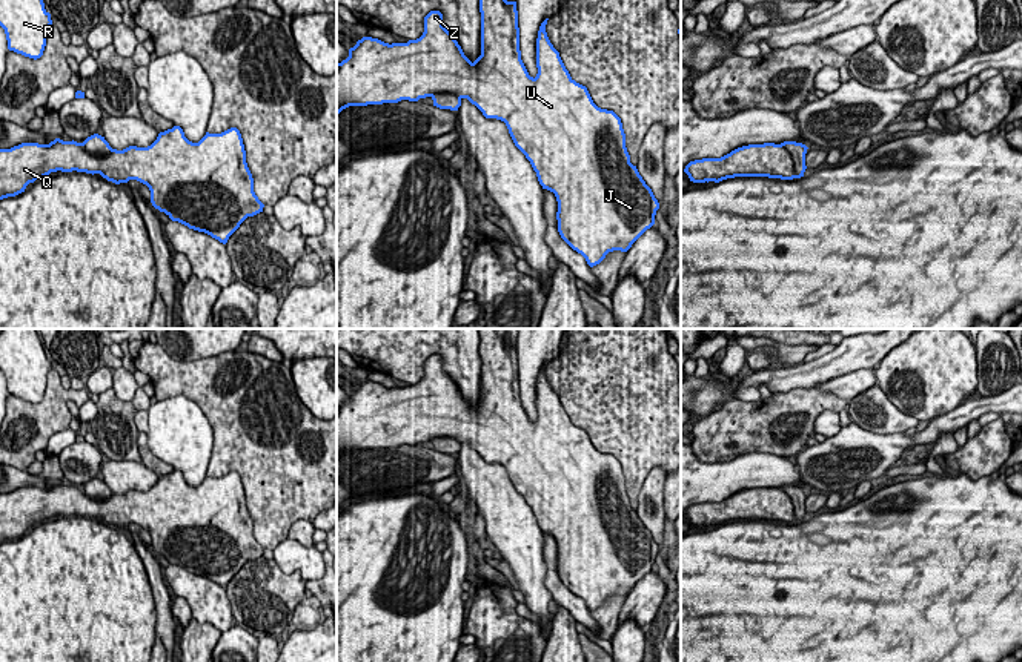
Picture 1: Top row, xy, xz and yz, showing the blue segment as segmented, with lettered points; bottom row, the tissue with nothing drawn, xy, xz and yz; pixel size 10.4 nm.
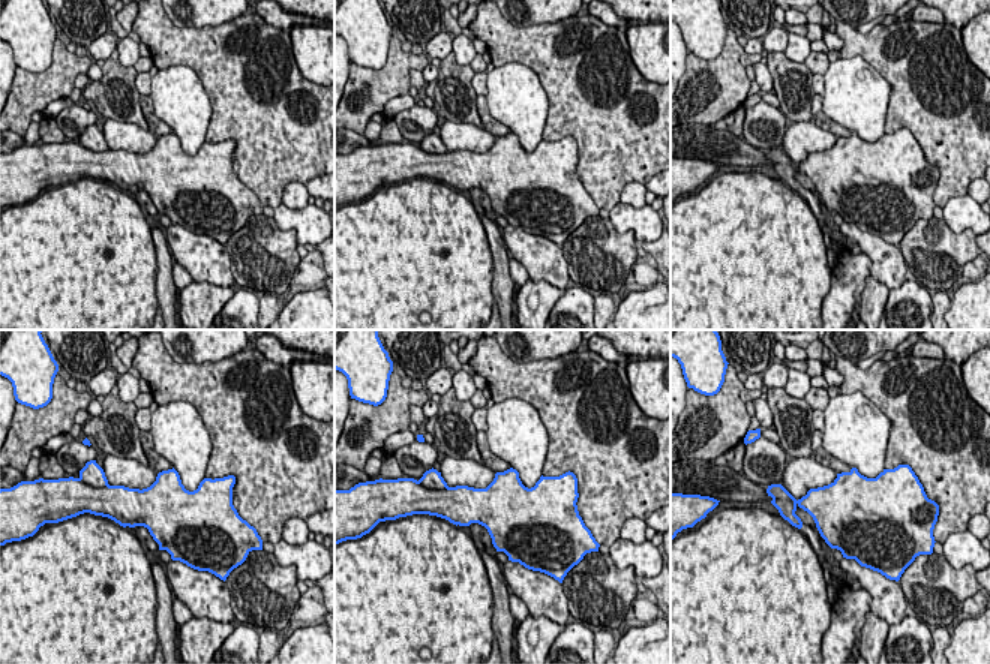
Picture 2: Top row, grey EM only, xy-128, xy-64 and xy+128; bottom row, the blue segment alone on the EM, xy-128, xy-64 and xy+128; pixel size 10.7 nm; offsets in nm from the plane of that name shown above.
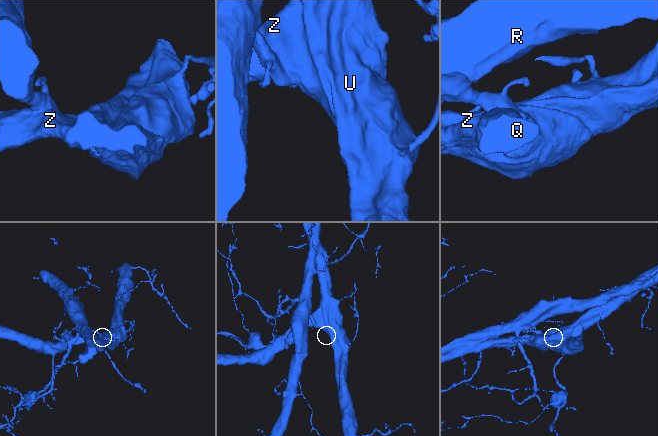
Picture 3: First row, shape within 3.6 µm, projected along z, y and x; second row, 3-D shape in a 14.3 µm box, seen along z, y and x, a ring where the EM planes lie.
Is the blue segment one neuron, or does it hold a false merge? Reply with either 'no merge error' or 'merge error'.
merge error

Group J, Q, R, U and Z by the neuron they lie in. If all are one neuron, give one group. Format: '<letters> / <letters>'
J Q U Z / R

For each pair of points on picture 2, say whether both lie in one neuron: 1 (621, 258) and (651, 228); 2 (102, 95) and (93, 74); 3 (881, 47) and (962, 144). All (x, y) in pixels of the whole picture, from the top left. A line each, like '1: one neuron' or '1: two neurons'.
1: two neurons
2: two neurons
3: one neuron

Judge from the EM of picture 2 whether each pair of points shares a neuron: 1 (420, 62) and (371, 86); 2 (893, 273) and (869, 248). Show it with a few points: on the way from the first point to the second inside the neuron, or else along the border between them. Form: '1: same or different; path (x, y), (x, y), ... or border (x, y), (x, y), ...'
1: same; path (408, 62), (383, 84)
2: same; path (888, 267), (875, 254)

